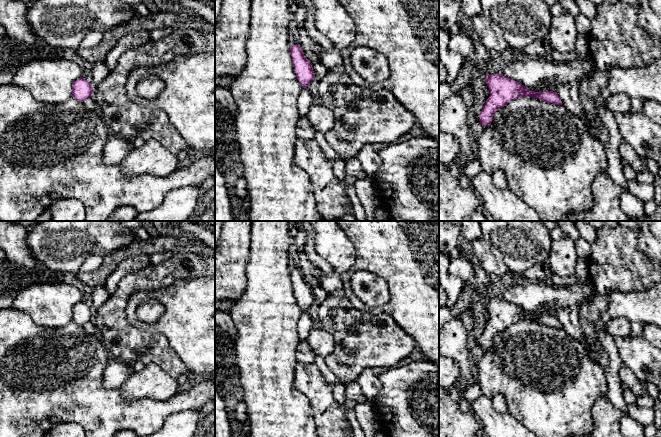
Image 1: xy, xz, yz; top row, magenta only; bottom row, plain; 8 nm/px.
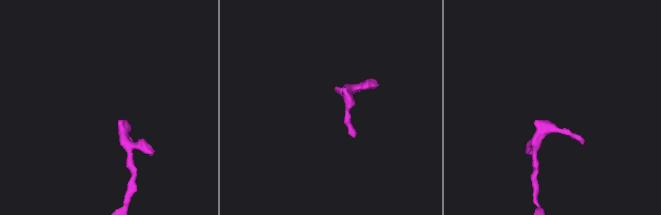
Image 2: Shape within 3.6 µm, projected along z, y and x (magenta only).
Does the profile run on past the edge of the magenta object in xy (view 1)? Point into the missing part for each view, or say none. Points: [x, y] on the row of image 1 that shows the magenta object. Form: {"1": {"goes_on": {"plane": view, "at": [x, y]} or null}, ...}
{"1": {"goes_on": null}}

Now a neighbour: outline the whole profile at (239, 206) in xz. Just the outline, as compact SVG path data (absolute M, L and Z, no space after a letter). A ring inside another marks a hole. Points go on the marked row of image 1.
M231 192L231 211L234 221L247 221L248 199L240 198Z

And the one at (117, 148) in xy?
M111 134L104 147L103 163L108 166L119 165L132 150L132 140Z

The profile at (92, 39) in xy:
M91 31L89 32L82 42L79 45L79 51L83 49L93 49L99 45L101 39L103 37L103 33L99 31Z

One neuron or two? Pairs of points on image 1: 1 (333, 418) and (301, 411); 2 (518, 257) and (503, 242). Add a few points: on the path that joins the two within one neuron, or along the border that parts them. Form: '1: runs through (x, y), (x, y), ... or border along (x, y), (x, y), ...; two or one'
1: border along (300, 392), (308, 401), (316, 426); two
2: runs through (514, 253), (507, 246); one

